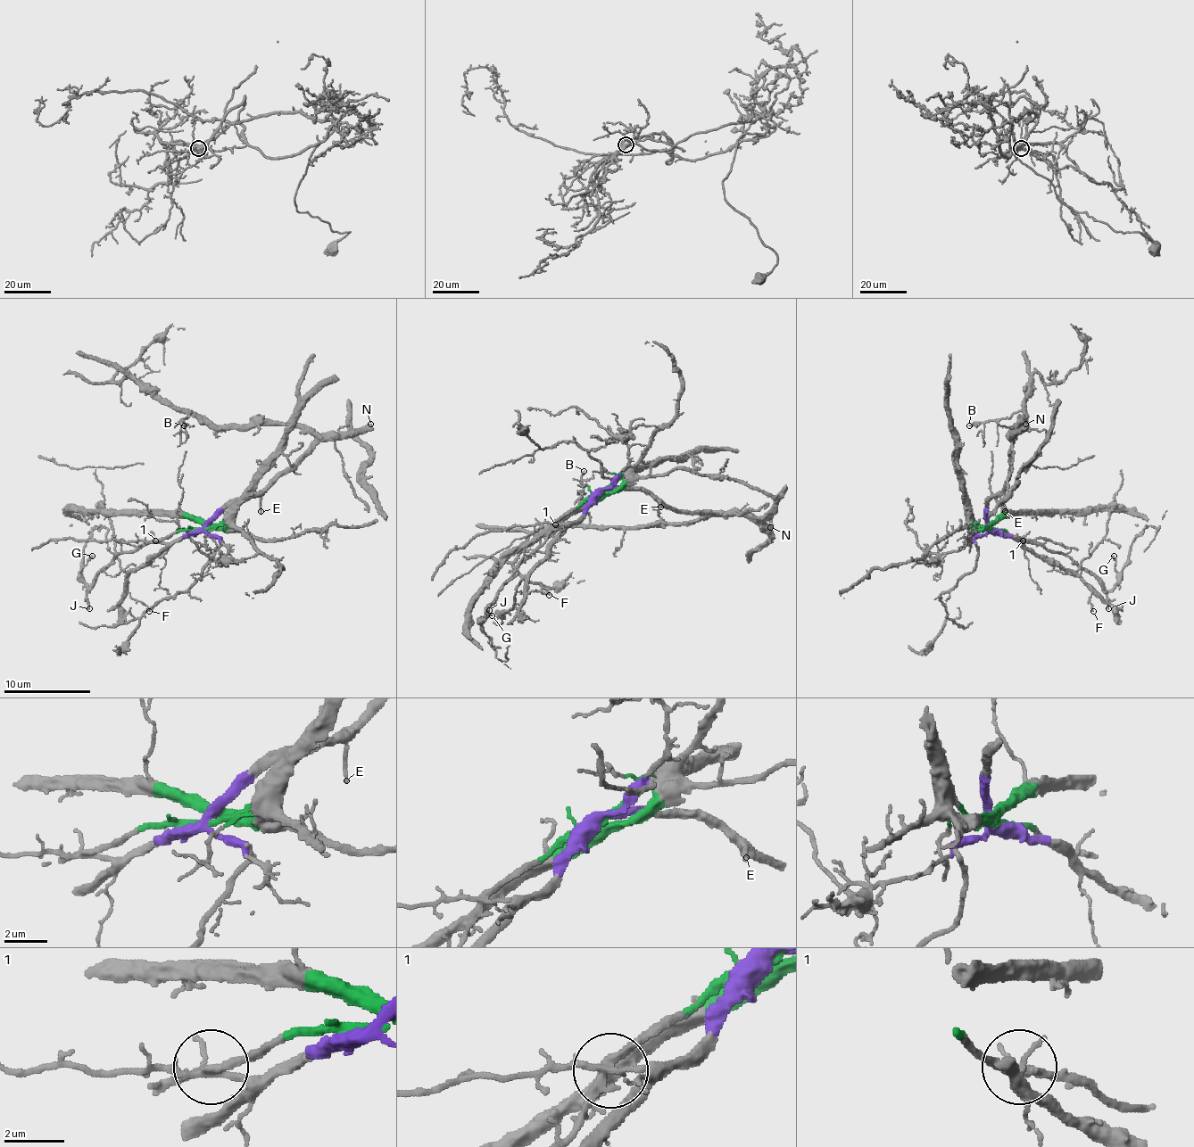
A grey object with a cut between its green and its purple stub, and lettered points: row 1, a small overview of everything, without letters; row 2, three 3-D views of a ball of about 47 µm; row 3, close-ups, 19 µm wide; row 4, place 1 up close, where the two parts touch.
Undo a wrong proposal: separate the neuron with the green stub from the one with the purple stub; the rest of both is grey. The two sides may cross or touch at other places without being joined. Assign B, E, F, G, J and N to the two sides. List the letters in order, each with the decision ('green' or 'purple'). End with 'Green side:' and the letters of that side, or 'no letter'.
B: purple
E: purple
F: purple
G: green
J: green
N: purple
Green side: G, J

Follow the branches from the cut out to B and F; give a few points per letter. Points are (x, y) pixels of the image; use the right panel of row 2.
B: (990, 529), (988, 501), (1007, 480), (1011, 439), (1026, 425), (1024, 415), (1018, 410), (968, 425)
F: (990, 529), (1011, 533), (1035, 555), (1052, 557), (1076, 574), (1091, 594), (1090, 603), (1093, 611)

